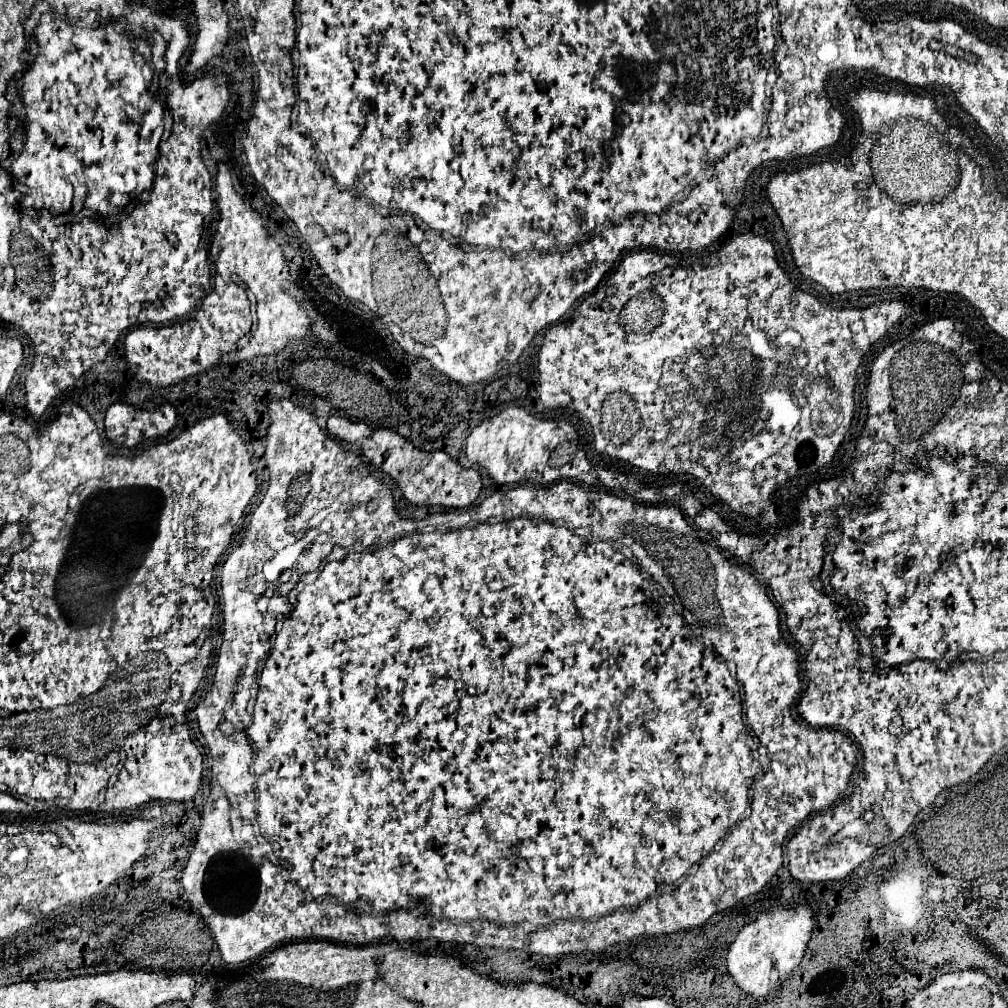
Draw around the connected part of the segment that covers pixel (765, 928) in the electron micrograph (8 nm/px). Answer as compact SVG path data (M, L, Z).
M784 904L762 913L756 917L756 921L748 923L736 937L736 941L730 945L726 955L726 967L732 981L746 993L748 997L762 999L782 981L792 977L792 973L798 969L806 943L810 941L812 929L816 925L814 909L805 904Z

